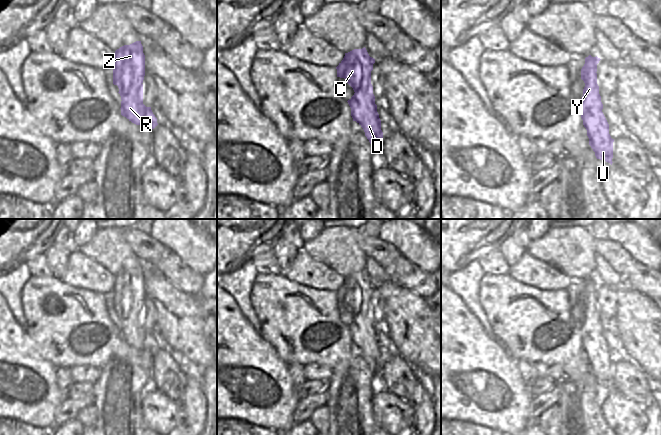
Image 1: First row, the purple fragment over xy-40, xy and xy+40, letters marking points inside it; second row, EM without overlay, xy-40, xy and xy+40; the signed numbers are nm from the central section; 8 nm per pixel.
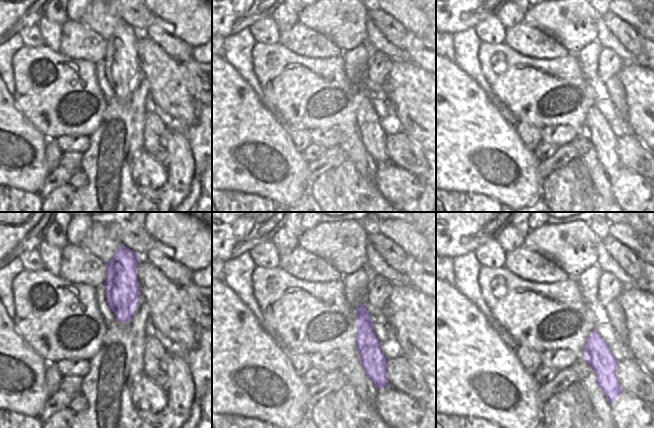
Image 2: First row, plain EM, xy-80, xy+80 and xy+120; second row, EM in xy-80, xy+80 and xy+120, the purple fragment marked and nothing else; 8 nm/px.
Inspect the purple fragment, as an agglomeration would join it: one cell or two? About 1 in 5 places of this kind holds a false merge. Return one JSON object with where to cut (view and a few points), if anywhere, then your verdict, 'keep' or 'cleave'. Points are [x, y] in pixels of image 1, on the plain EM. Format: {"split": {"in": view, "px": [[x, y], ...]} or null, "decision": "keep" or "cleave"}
{"split": null, "decision": "keep"}

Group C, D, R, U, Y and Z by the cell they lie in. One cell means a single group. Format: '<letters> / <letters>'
C D R U Y Z

